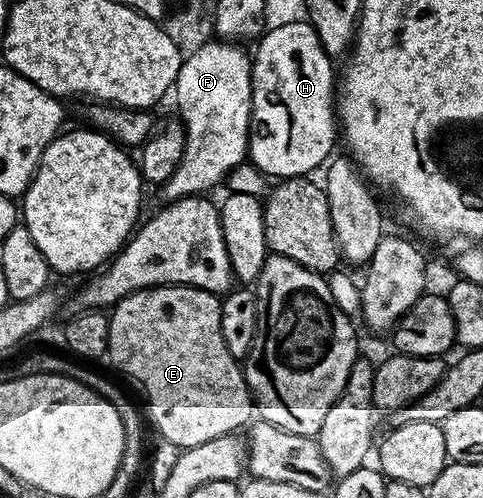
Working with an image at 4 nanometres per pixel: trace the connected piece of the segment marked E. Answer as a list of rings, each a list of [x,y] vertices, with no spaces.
[[[147,287],[144,291],[136,291],[127,295],[121,303],[116,304],[110,311],[110,341],[108,342],[107,358],[120,371],[125,371],[132,379],[137,379],[144,386],[148,394],[148,415],[156,426],[159,438],[165,443],[172,443],[181,449],[203,445],[206,441],[214,441],[214,437],[231,435],[239,432],[239,427],[247,428],[254,419],[254,400],[252,392],[248,390],[248,383],[244,380],[244,368],[238,360],[232,356],[230,349],[226,349],[226,341],[222,341],[222,313],[220,312],[220,299],[211,291],[203,291],[197,287]]]

